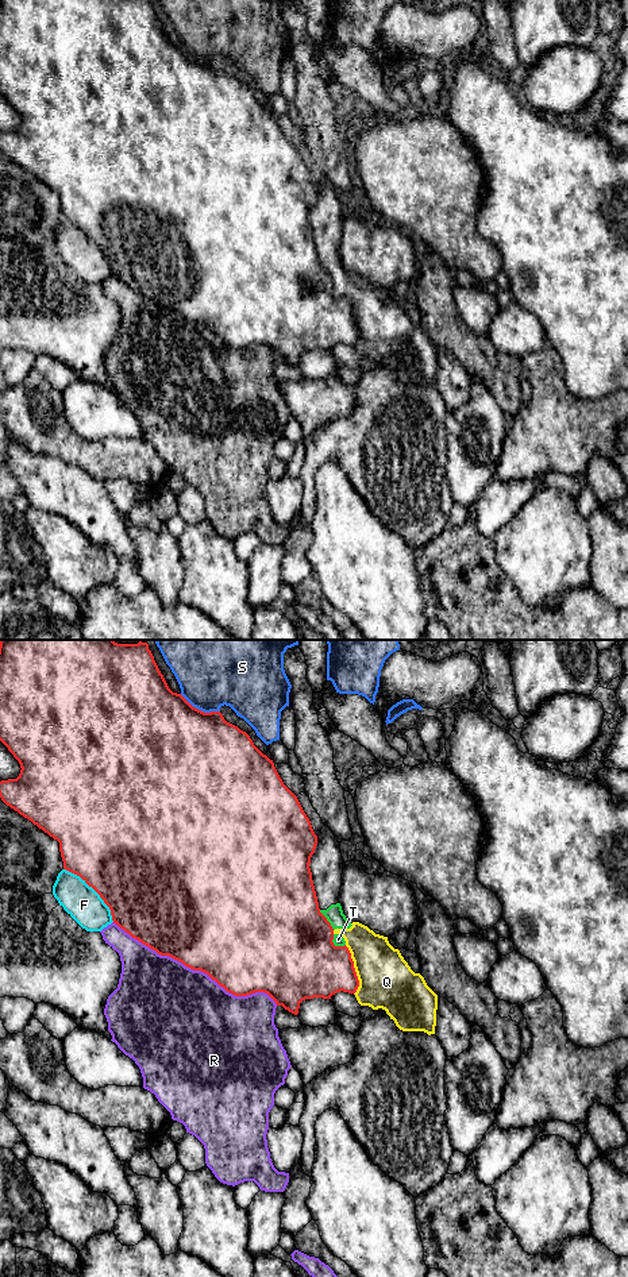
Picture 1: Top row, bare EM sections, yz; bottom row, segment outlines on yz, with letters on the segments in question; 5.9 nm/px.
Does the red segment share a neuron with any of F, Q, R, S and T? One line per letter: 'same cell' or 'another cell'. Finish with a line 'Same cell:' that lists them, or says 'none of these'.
F: another cell
Q: another cell
R: another cell
S: another cell
T: another cell
Same cell: none of these

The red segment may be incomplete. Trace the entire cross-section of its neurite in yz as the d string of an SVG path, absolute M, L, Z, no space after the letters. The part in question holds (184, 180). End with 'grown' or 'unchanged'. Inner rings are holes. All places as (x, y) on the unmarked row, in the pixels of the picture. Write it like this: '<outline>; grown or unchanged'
M0 0L0 93L8 100L22 120L16 131L0 134L1 153L59 194L63 221L80 228L89 239L92 239L109 259L113 275L128 285L132 290L155 302L161 308L169 308L193 323L207 325L220 339L235 348L265 344L276 354L277 358L282 358L294 367L298 366L300 355L305 351L331 351L332 347L340 343L348 346L357 344L359 332L354 320L351 305L346 297L334 297L334 281L319 261L312 224L309 220L311 209L317 197L317 188L315 186L311 173L304 165L297 148L284 136L273 112L270 112L254 97L246 84L227 74L220 63L204 65L193 59L181 46L173 45L149 0Z; unchanged

